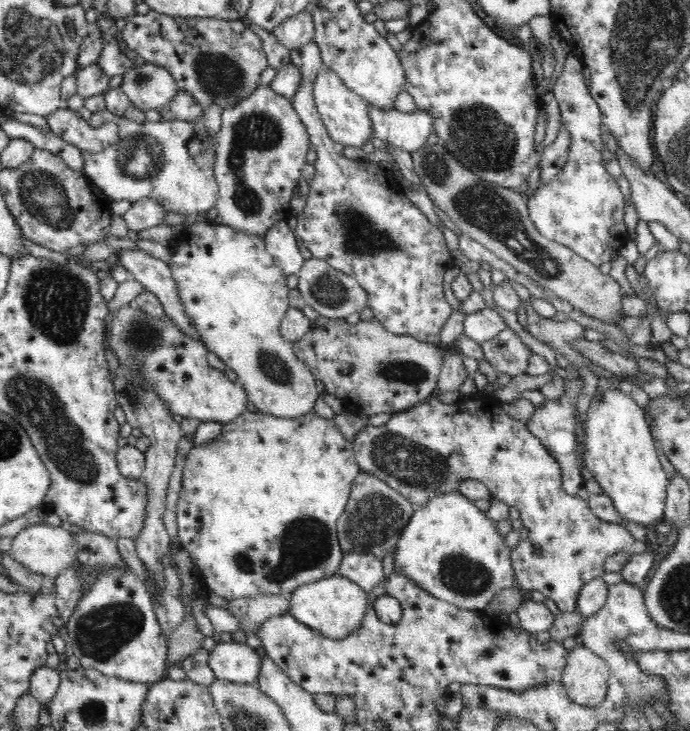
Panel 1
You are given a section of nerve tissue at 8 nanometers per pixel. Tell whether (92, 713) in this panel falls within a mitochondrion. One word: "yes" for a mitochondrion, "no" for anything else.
yes

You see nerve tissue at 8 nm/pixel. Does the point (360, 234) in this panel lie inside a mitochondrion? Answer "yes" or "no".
yes

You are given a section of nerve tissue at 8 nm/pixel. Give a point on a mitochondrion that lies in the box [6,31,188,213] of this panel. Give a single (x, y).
(140, 157)

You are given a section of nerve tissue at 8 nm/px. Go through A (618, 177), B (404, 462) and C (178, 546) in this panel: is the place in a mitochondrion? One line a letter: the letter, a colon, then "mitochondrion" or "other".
A: other
B: mitochondrion
C: other

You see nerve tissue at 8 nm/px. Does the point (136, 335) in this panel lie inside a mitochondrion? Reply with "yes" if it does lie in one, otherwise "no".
yes

